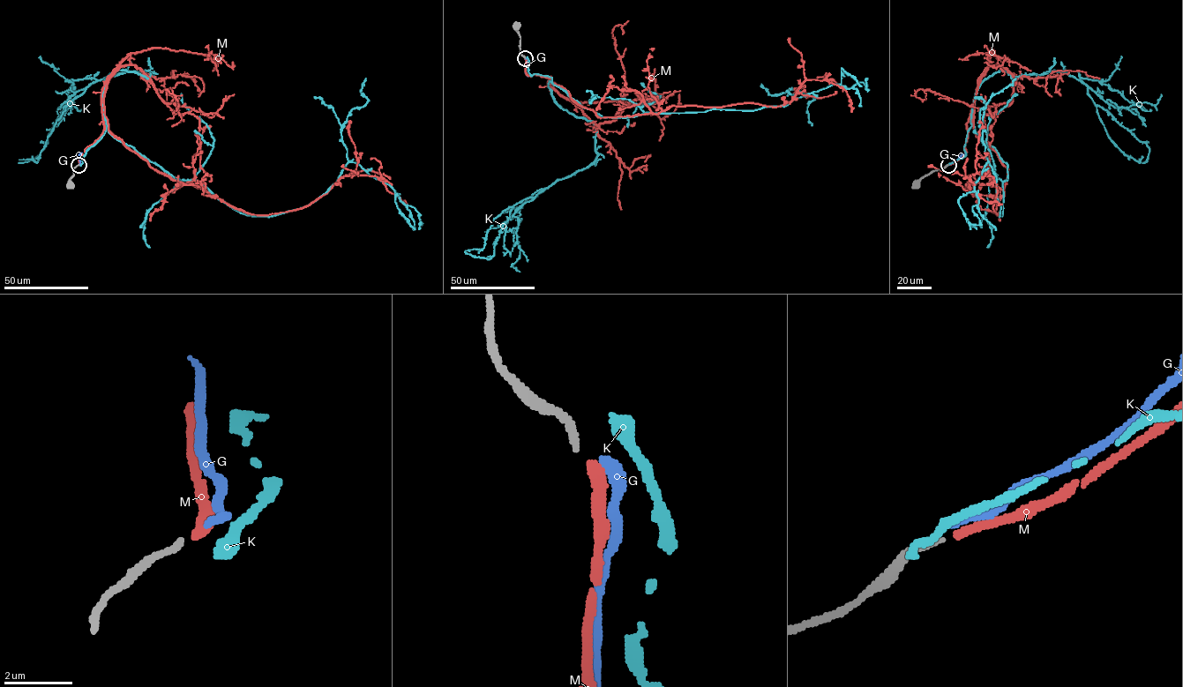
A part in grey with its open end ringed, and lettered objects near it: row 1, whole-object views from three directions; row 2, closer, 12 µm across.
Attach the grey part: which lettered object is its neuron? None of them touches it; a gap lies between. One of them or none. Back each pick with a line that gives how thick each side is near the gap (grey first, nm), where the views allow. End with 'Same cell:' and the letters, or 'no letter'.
G: calibres 180 and 300 nm
Same cell: G

